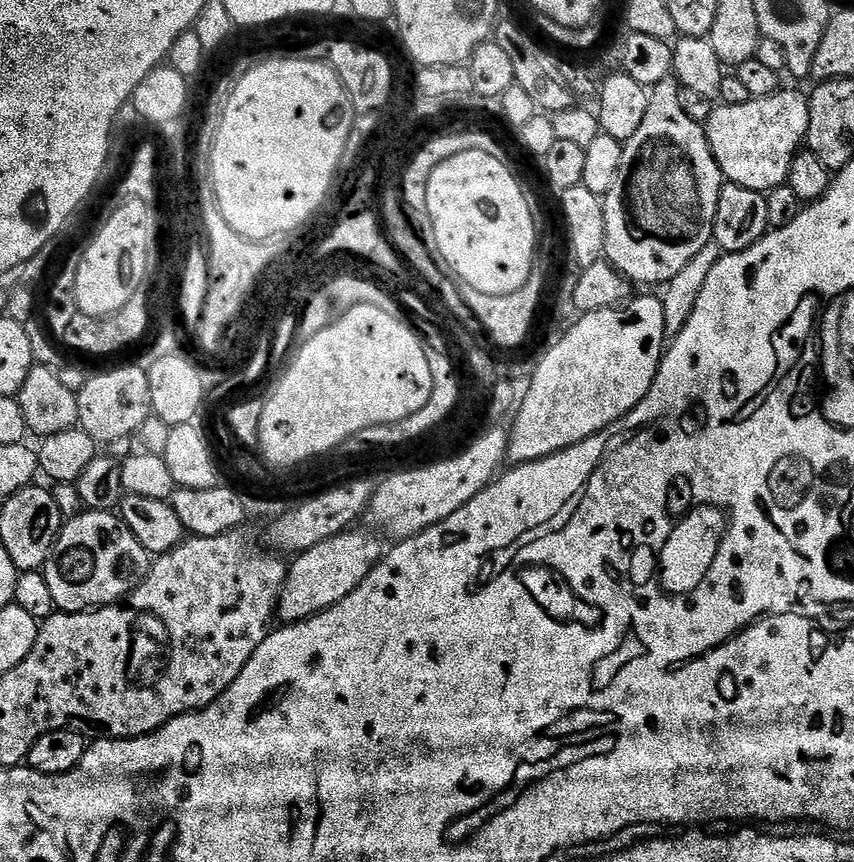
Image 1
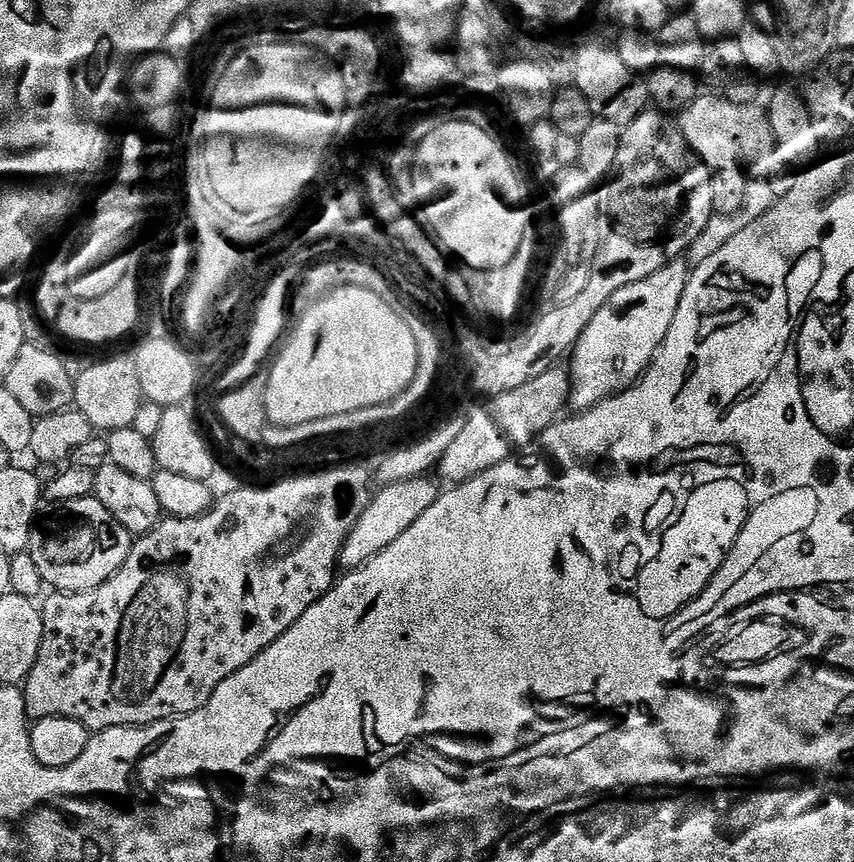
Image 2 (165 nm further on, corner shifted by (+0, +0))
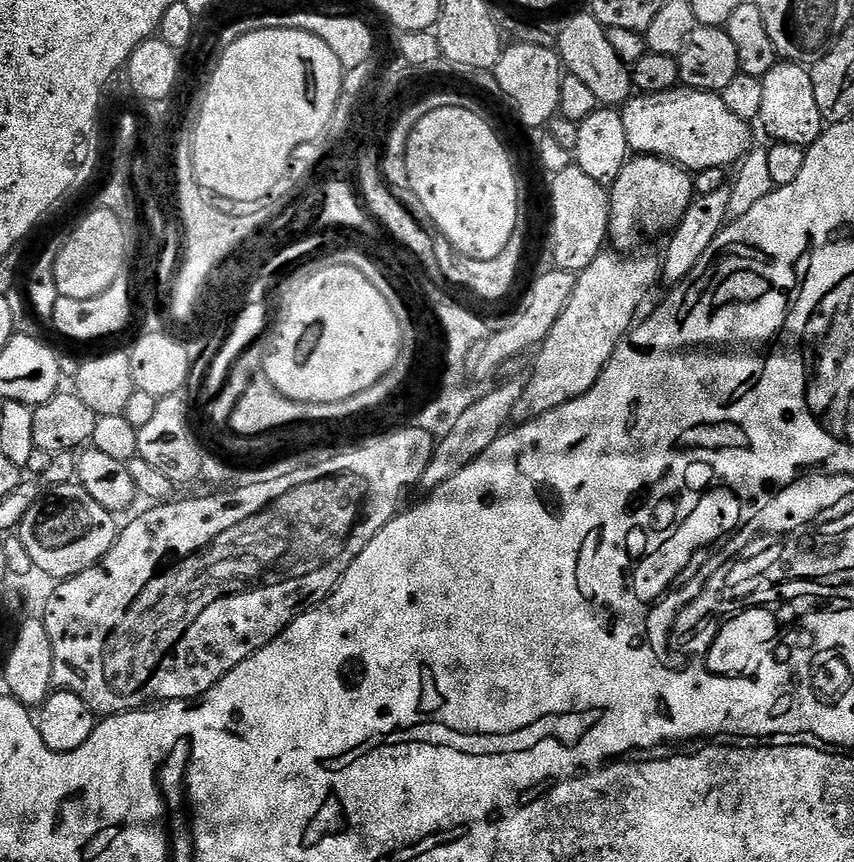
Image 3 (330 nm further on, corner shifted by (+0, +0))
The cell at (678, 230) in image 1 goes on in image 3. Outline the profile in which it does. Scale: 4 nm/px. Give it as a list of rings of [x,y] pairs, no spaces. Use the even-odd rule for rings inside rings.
[[[633,155],[610,186],[608,240],[611,247],[621,254],[632,254],[643,249],[640,247],[647,240],[667,237],[676,231],[693,199],[694,176],[689,169],[662,156]]]

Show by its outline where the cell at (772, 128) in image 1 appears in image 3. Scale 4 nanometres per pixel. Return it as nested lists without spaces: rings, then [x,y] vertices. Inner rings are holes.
[[[675,86],[660,93],[650,93],[648,95],[636,94],[623,105],[622,111],[620,112],[620,117],[622,118],[622,127],[624,127],[626,130],[626,142],[628,143],[629,149],[631,149],[633,153],[642,156],[662,156],[666,160],[672,160],[675,164],[680,165],[682,168],[691,170],[693,173],[701,172],[707,168],[727,169],[729,167],[728,164],[732,164],[731,166],[739,165],[740,161],[748,155],[754,144],[754,141],[752,141],[752,132],[750,129],[748,129],[751,128],[749,121],[738,118],[738,114],[733,114],[733,112],[727,108],[723,95],[715,92],[699,92],[693,88]]]

